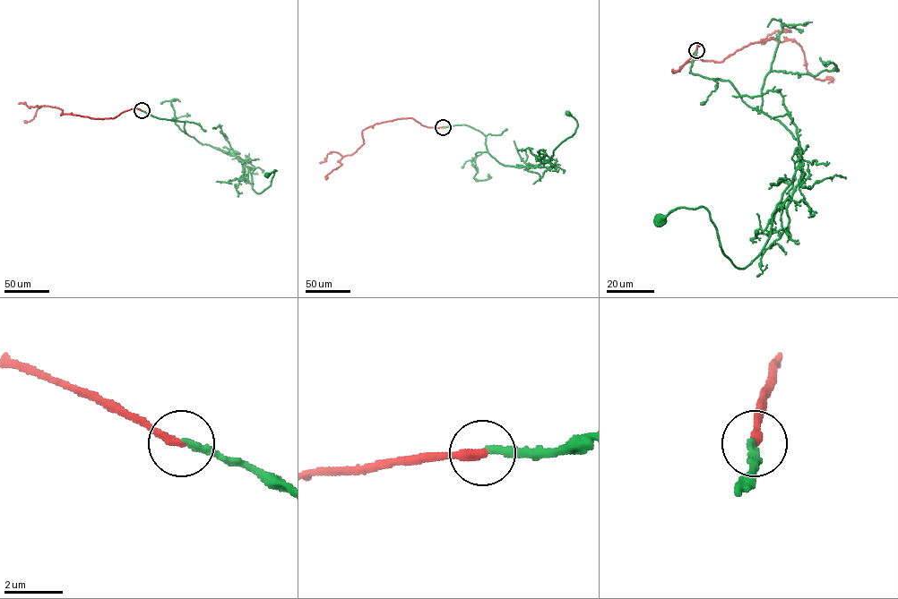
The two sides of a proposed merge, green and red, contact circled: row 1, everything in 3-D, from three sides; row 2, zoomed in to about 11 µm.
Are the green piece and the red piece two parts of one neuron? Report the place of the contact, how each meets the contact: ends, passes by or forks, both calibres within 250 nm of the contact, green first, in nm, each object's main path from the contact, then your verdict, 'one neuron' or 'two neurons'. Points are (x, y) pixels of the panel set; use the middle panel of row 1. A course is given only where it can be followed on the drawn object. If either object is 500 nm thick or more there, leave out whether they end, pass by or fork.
place (443, 127); green ends; red ends; calibres 220 and 300 nm; course green (443, 127), (468, 125), (486, 136), (487, 151), (500, 163), (535, 166), (575, 132), (577, 121), (567, 113); course red (443, 127), (427, 127), (411, 117), (375, 124), (363, 130), (364, 143), (343, 157), (341, 165), (328, 177); one neuron

